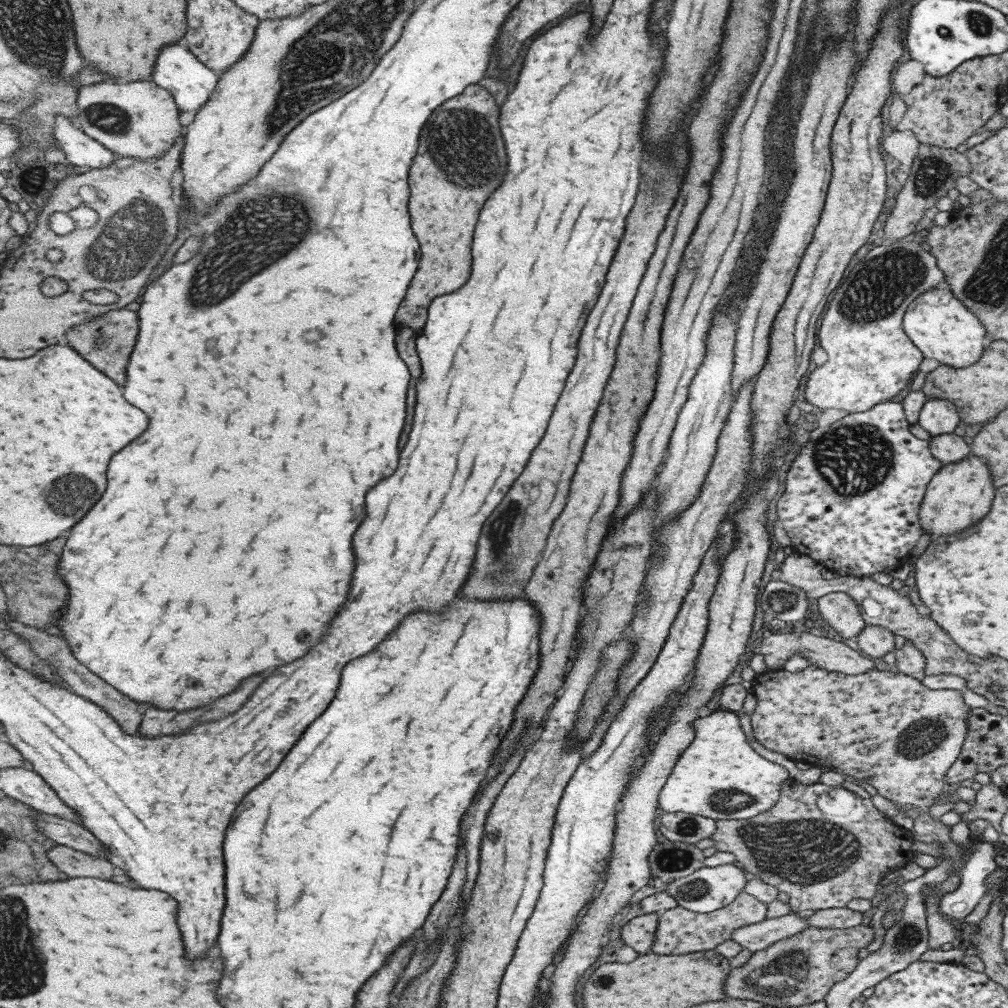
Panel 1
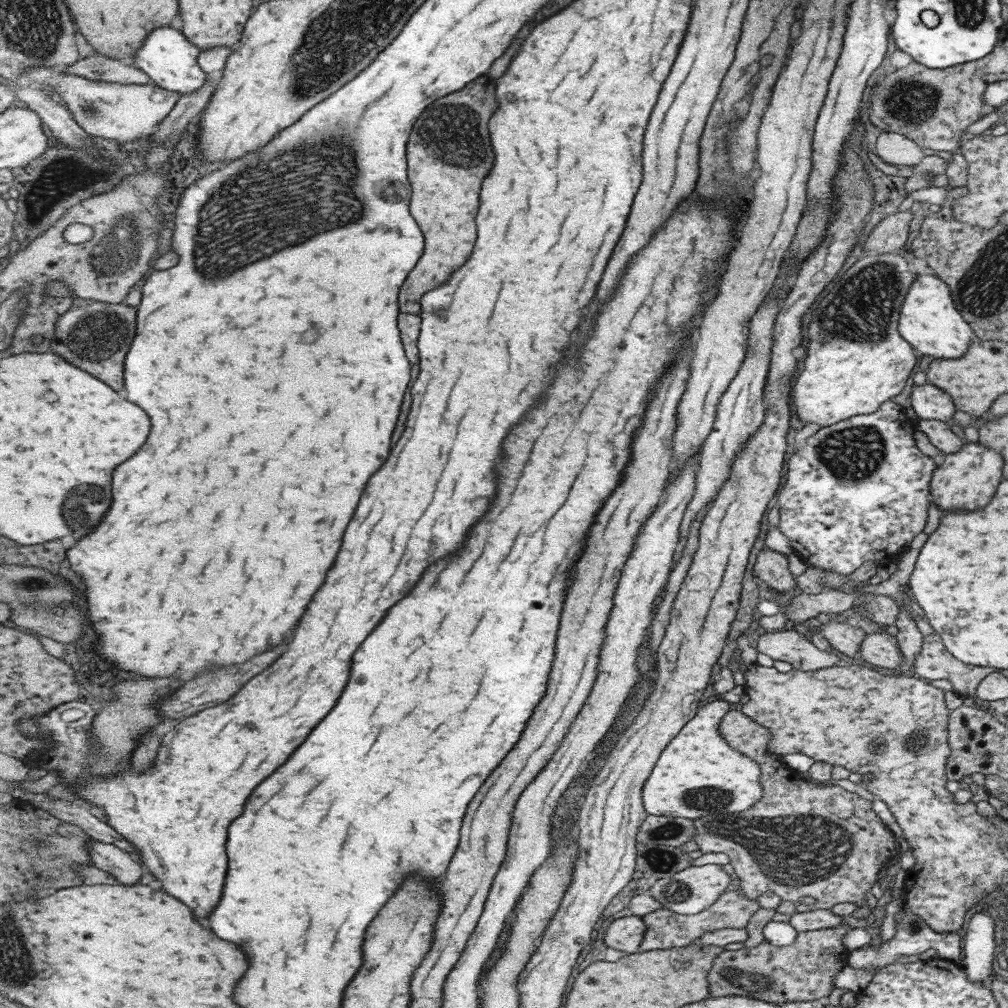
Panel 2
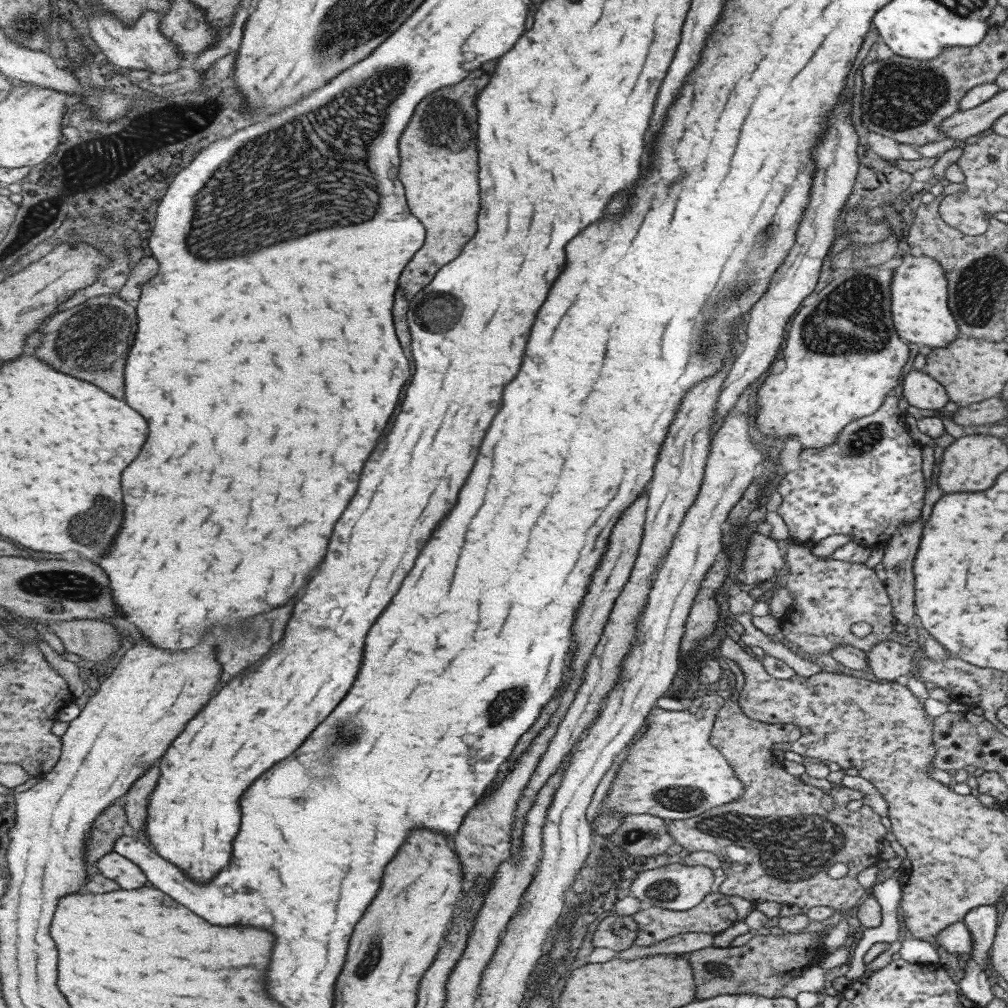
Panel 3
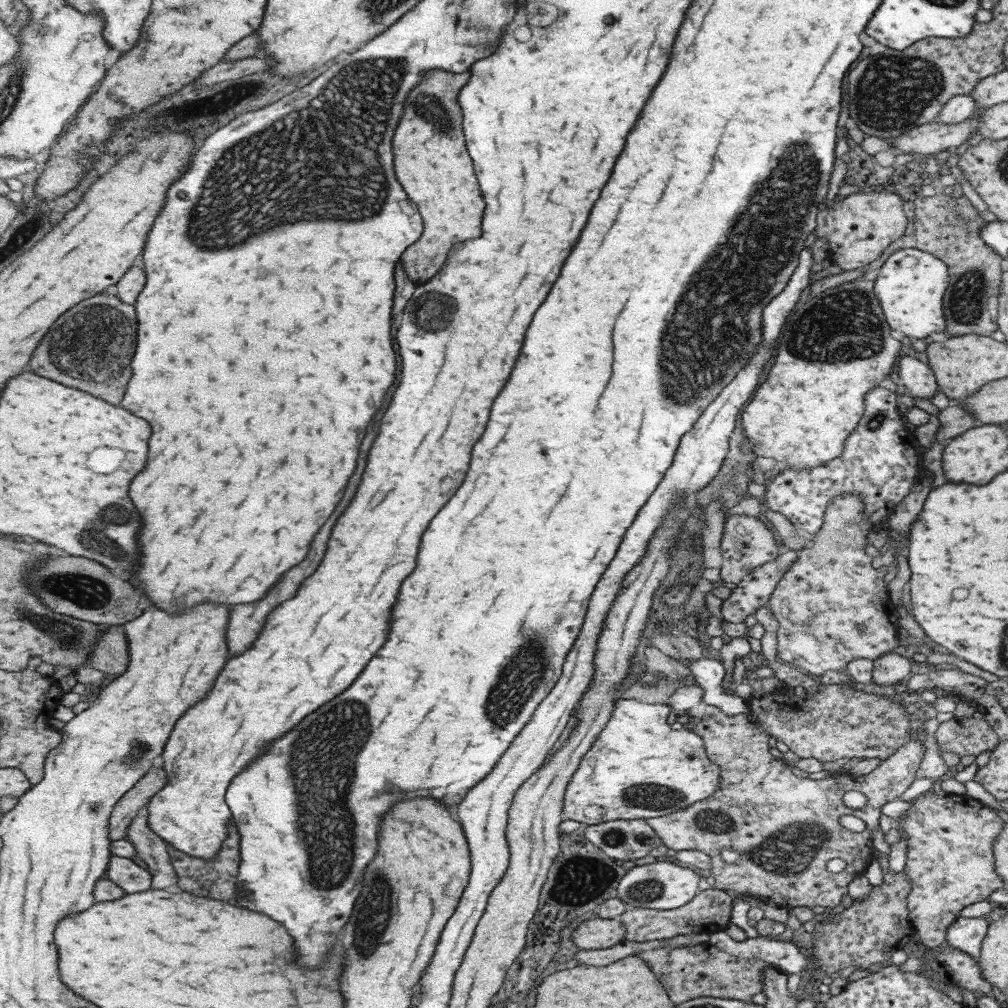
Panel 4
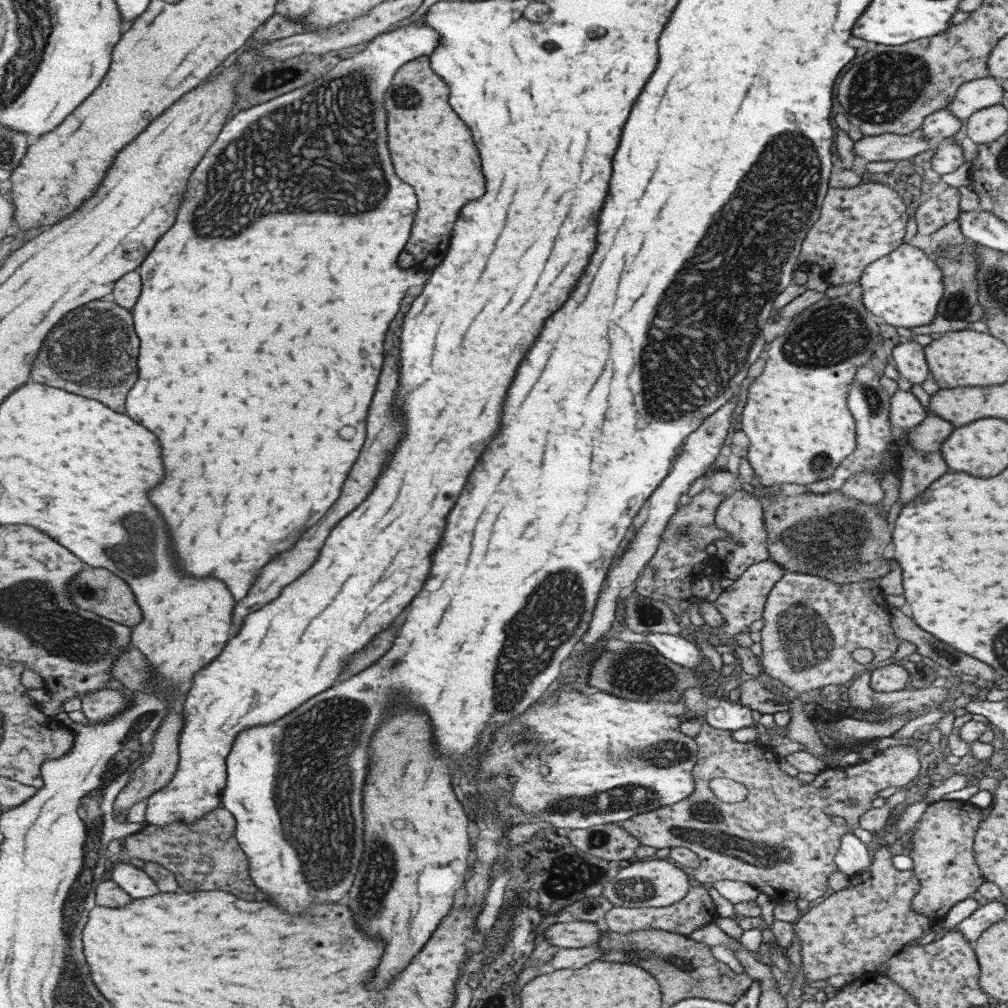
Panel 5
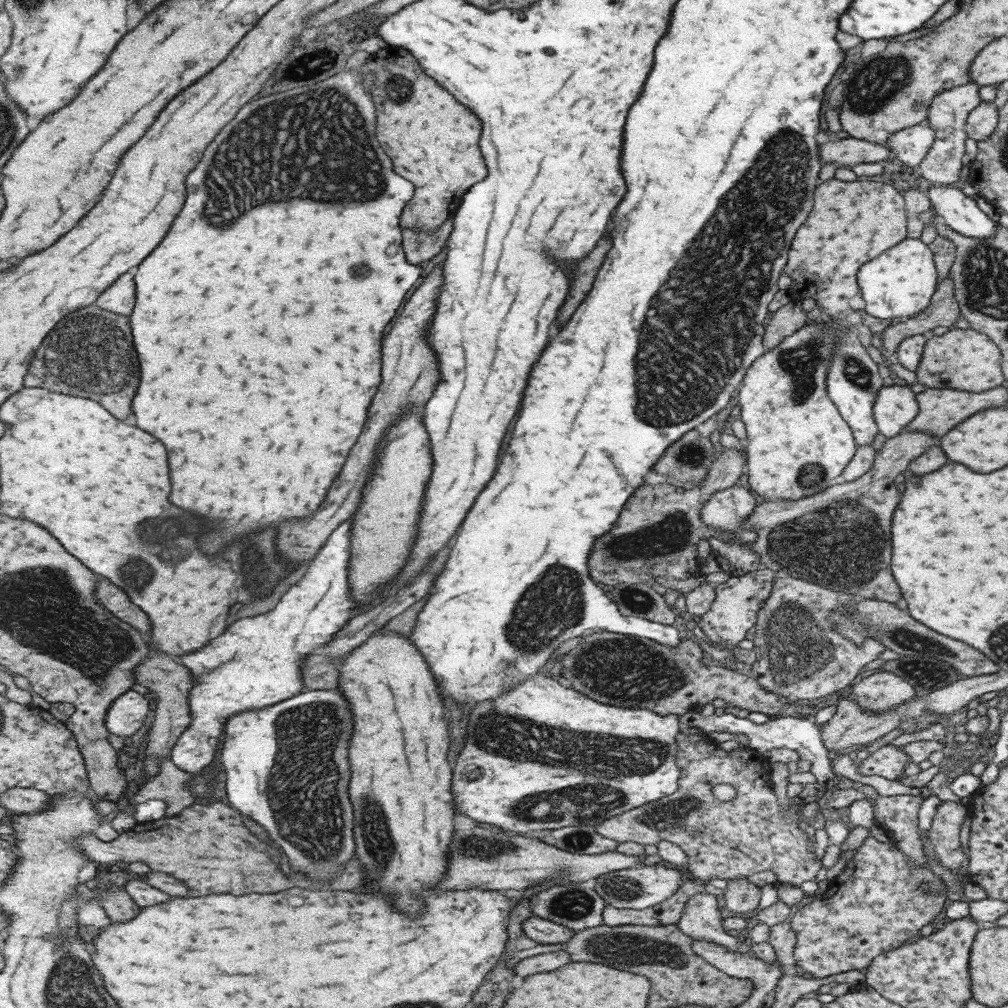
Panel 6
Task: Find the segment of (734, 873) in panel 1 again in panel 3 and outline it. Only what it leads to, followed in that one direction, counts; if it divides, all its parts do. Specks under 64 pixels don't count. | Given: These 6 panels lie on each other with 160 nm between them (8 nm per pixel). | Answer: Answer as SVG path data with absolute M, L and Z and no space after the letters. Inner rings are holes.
M681 861L638 872L629 885L629 894L639 900L641 909L649 907L684 911L693 908L702 898L711 893L713 870L706 866L687 866Z

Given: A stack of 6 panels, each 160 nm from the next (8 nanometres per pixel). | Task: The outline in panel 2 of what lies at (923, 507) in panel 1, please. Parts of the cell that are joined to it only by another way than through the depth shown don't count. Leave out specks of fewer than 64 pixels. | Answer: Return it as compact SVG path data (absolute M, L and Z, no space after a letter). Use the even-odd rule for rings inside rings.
M965 441L957 452L946 454L933 469L929 492L931 501L939 510L973 510L985 506L999 480L1002 456L979 442Z

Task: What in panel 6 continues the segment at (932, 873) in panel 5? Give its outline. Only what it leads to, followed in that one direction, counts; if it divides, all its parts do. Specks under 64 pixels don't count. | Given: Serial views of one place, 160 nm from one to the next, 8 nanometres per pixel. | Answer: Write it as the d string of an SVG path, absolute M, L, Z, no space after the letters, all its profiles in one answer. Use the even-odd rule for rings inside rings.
M941 801L937 806L926 838L933 845L933 850L939 858L939 864L952 870L956 877L966 874L968 856L963 853L959 845L959 828L963 818L968 814L959 801Z

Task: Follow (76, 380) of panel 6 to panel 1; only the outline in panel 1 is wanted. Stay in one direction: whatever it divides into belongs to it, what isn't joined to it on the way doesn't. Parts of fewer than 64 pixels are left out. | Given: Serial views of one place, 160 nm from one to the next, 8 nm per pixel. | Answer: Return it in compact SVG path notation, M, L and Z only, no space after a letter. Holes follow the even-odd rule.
M127 309L112 310L93 320L90 324L77 326L68 330L66 334L67 343L71 343L80 351L93 366L97 366L99 370L105 370L105 374L109 374L109 378L113 378L115 382L121 382L121 386L125 386L127 382L127 364L131 358L131 352L135 350L135 344L139 338L140 315L137 311Z

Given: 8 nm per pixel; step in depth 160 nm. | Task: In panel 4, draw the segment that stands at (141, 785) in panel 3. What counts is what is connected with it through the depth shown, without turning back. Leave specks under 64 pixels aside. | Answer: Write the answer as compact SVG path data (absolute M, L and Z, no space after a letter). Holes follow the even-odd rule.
M147 808L131 823L127 838L136 846L137 855L149 867L153 877L153 889L175 888L181 883L178 872L171 862L167 843L148 823Z

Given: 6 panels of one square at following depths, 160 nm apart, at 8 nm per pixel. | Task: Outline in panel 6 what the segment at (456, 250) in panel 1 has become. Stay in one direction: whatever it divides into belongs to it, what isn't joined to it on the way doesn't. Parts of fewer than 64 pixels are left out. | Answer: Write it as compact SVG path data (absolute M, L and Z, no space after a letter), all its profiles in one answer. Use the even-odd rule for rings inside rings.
M386 45L373 53L363 65L365 71L376 70L376 88L372 90L372 98L375 98L377 106L377 130L381 144L385 146L385 150L389 150L393 162L397 162L397 172L417 186L416 194L413 195L413 200L409 202L401 218L403 228L428 233L437 232L447 220L454 218L469 188L472 189L472 186L488 177L488 163L479 148L484 122L479 120L479 116L473 110L465 108L462 102L457 102L455 95L441 86L438 80L429 76L422 69L416 56L405 48Z

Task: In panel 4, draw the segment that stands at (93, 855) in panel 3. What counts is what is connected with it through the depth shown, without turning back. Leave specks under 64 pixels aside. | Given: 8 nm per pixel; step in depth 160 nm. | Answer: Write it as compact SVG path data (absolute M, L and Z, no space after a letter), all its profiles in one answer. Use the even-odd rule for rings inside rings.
M159 764L149 771L116 805L110 819L110 834L113 841L125 839L131 823L146 809L150 800L167 786L168 772Z

